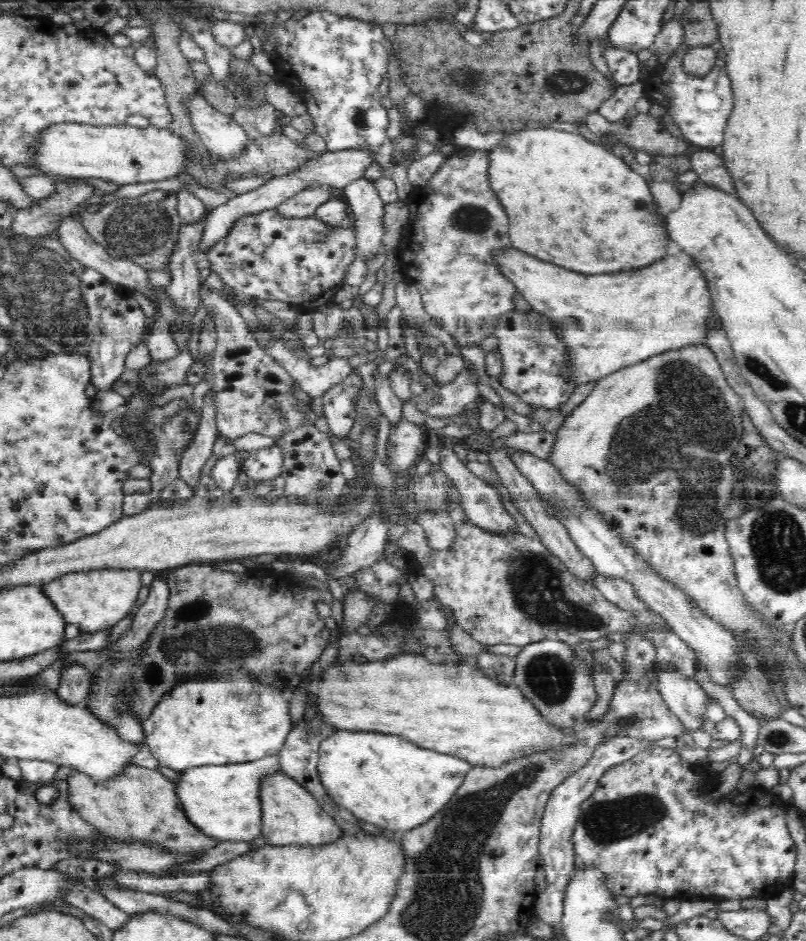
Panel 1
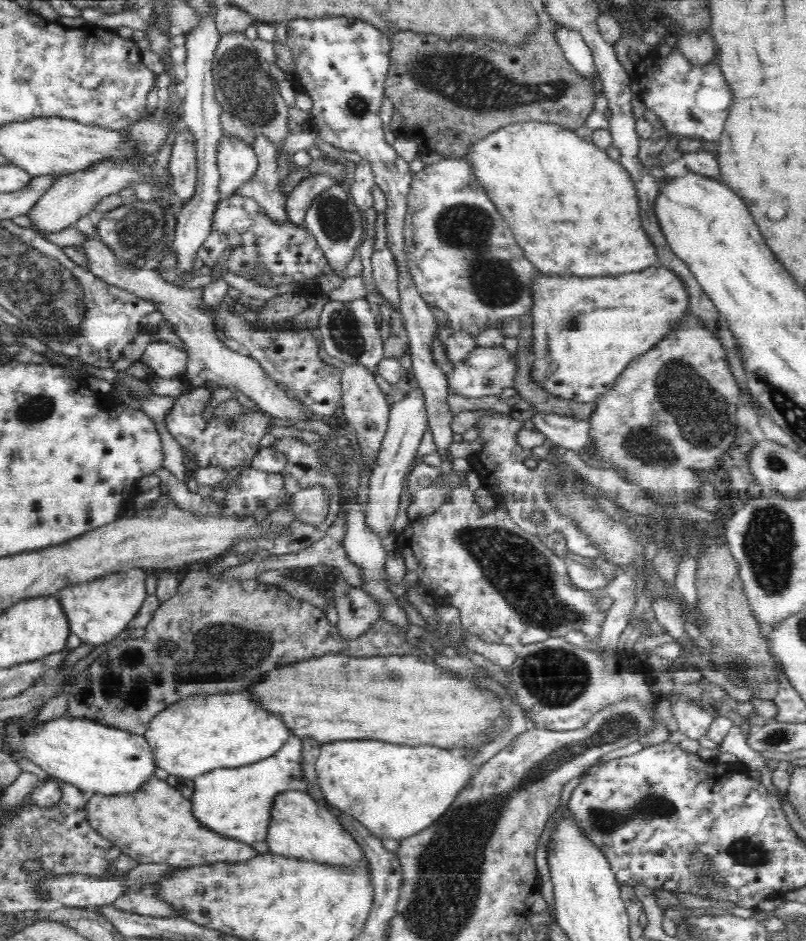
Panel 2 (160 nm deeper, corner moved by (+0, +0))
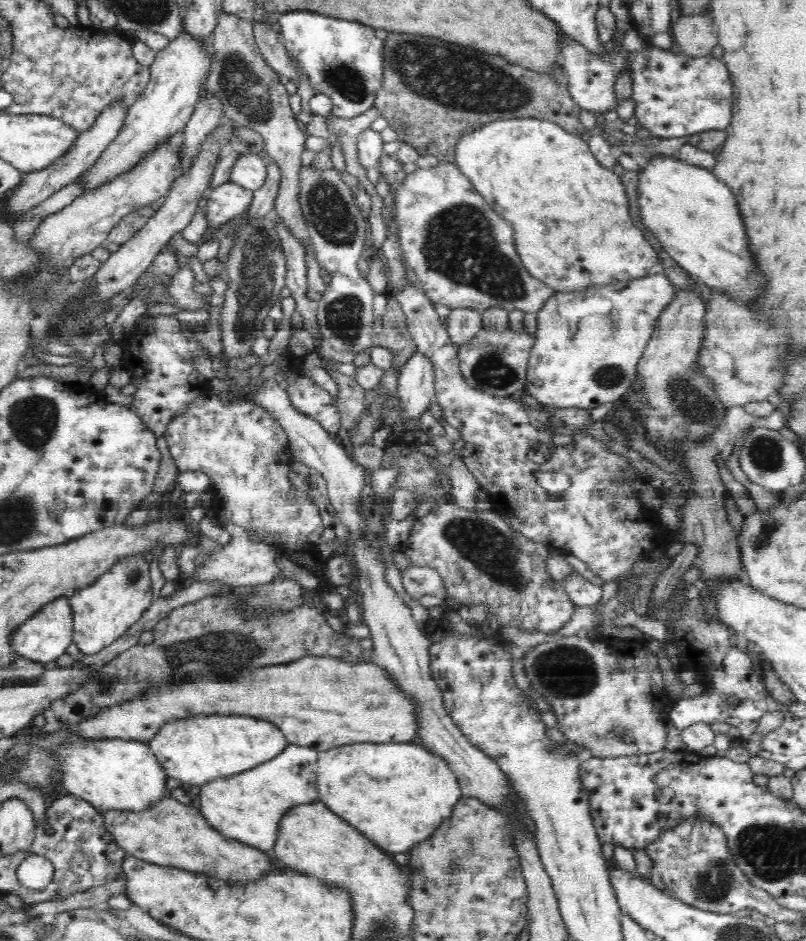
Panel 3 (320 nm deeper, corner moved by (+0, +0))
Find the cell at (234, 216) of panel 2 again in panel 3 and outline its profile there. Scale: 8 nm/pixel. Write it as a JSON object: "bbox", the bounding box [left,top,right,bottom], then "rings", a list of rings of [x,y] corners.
{"bbox":[200,181,253,242],"rings":[[[230,181],[214,188],[207,198],[206,216],[208,227],[200,241],[205,242],[212,236],[219,236],[219,226],[238,218],[246,212],[252,199],[253,191]]]}

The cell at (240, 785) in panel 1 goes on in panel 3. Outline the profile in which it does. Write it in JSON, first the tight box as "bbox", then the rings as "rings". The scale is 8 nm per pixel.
{"bbox":[200,744,318,853],"rings":[[[289,744],[278,756],[238,776],[217,777],[201,786],[200,814],[212,828],[229,839],[239,841],[266,853],[273,850],[277,828],[284,812],[298,804],[318,801],[316,789],[316,749]]]}

